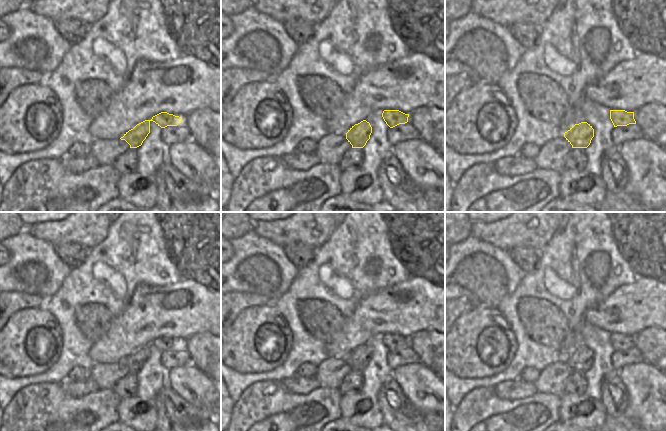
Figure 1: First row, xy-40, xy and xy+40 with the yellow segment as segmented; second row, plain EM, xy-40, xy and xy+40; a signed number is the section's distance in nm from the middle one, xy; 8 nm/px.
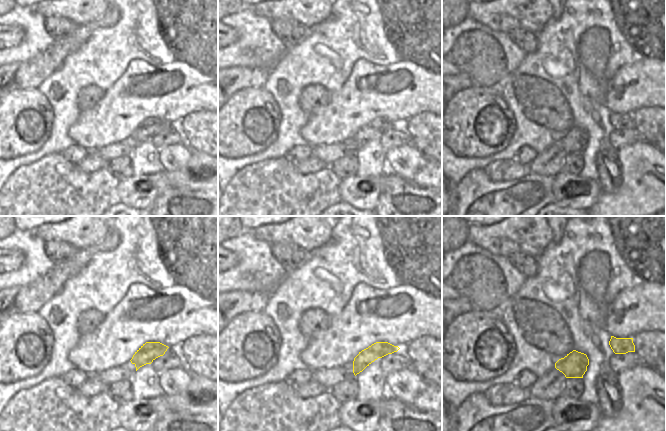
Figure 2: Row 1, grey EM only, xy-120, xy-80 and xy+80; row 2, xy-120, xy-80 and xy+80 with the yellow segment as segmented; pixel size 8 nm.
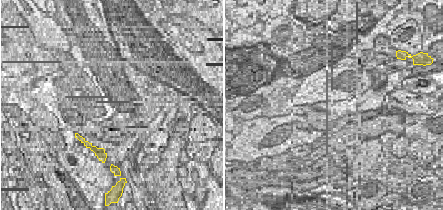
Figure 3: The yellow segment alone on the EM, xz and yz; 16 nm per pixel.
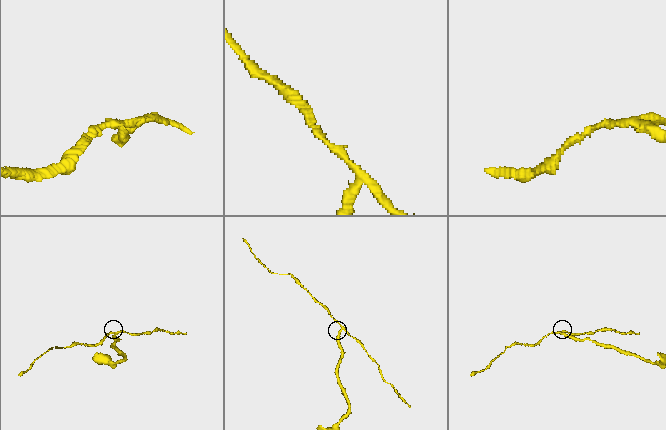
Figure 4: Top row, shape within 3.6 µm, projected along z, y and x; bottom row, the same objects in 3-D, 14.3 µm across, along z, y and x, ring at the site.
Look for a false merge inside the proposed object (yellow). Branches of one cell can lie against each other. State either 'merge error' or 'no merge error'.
merge error

